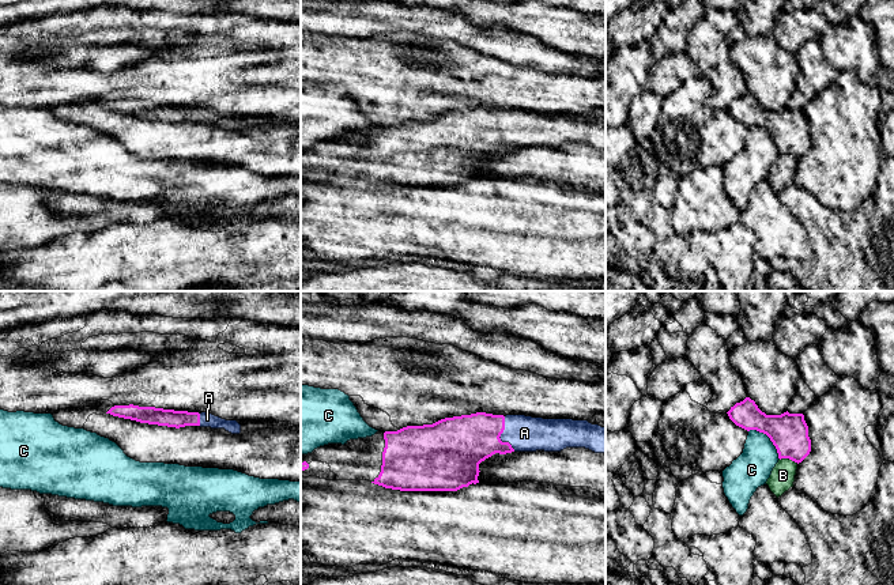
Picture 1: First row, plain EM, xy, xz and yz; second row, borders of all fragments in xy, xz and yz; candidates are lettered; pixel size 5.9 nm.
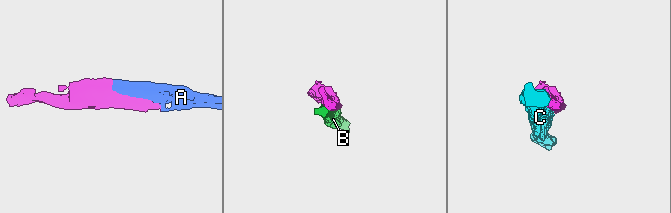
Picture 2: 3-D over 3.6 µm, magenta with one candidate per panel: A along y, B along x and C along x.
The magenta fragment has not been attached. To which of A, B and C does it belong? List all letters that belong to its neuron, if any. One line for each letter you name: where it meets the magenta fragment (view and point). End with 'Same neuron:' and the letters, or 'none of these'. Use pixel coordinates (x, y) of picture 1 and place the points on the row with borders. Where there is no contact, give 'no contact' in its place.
A: xz (500, 436)
Same neuron: A

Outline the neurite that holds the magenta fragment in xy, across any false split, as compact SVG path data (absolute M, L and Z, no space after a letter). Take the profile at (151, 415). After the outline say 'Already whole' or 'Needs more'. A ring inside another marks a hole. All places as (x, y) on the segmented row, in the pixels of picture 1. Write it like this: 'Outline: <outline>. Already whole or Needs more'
Outline: M114 405L106 414L113 416L136 420L140 423L167 426L167 427L185 427L200 426L211 429L225 429L231 434L241 433L241 424L237 420L226 420L208 412L188 412L163 410L155 407L139 407L139 405Z. Needs more

